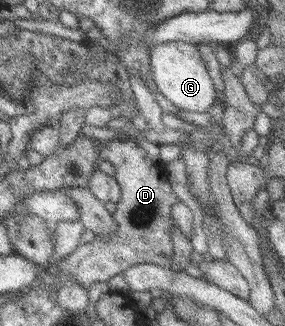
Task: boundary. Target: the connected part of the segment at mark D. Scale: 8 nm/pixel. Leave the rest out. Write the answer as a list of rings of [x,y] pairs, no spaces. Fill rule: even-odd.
[[[114,138],[106,141],[97,141],[98,161],[108,161],[115,167],[114,179],[119,183],[122,189],[122,197],[116,204],[116,212],[112,213],[116,220],[118,229],[107,235],[96,235],[92,242],[82,243],[76,246],[73,253],[69,253],[65,258],[59,261],[57,273],[61,279],[71,279],[80,287],[88,290],[92,283],[104,283],[112,279],[114,275],[118,275],[126,271],[133,265],[141,263],[151,263],[152,259],[162,259],[162,257],[170,257],[174,252],[174,223],[171,221],[171,205],[180,201],[172,191],[170,182],[162,179],[162,171],[157,165],[152,164],[146,152],[138,146],[132,139]]]

